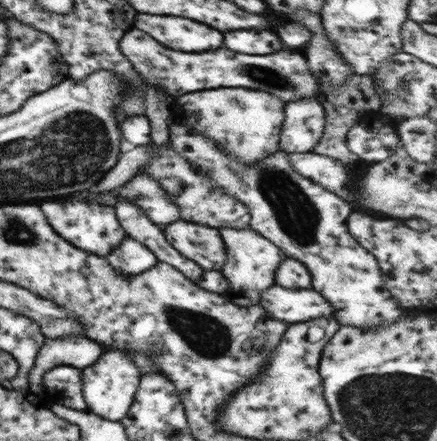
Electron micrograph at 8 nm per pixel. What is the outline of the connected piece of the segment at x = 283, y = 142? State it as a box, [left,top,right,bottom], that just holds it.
[279,97,325,153]

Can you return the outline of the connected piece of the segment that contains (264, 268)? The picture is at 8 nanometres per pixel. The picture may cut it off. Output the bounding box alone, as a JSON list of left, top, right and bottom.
[219,227,285,306]

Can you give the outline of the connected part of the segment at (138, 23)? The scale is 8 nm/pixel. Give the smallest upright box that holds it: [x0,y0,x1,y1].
[133,13,222,52]

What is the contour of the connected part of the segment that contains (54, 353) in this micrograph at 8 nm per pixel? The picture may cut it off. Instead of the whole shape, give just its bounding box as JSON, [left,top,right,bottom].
[28,336,103,397]

